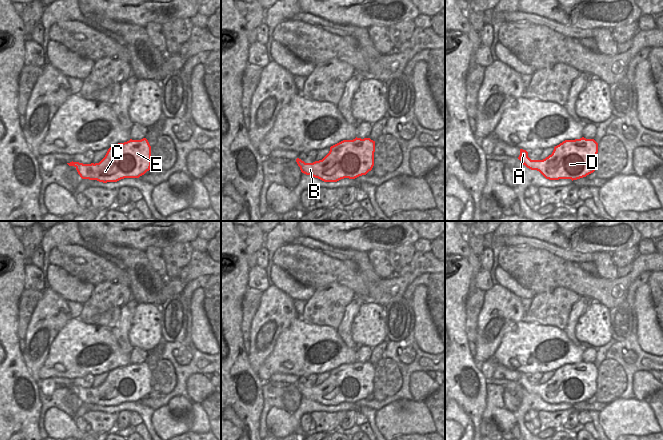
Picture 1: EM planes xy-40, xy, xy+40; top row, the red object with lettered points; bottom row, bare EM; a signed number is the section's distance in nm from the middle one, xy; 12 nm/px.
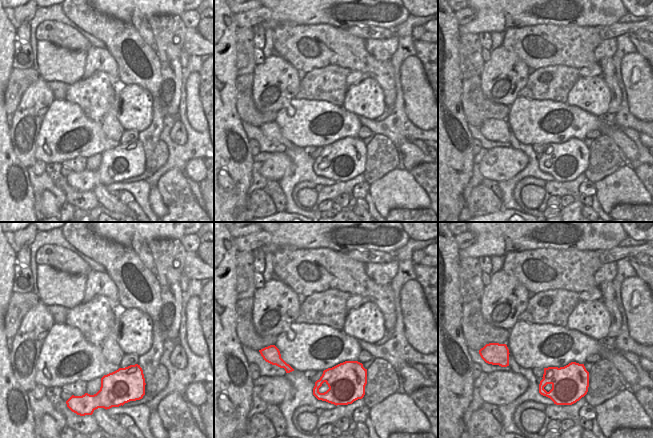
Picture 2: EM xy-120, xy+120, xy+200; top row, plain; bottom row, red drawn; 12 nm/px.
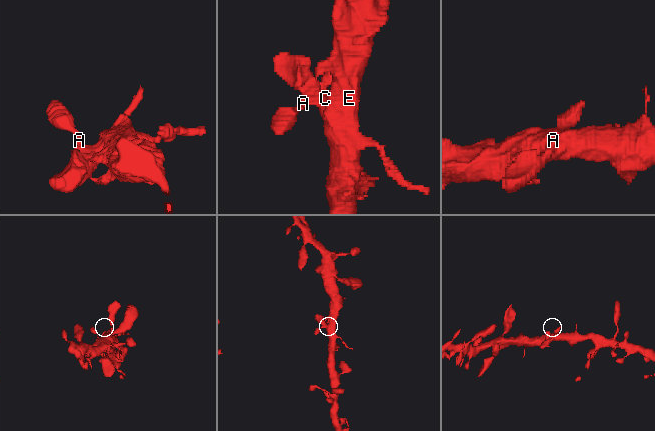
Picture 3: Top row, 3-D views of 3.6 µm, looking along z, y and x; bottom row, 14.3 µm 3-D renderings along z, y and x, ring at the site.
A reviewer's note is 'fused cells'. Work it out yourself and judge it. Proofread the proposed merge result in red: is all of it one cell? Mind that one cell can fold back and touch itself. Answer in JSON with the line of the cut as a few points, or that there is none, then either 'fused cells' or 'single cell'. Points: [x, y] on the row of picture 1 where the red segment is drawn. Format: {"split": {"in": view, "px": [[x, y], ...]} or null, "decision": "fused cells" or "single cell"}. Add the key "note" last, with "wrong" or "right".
{"split": null, "decision": "single cell", "note": "wrong"}

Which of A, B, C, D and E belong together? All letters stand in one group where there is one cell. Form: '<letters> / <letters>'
A B C D E

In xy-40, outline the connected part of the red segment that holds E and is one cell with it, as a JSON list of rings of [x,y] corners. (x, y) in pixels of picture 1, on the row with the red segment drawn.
[[[146,138],[130,139],[111,146],[99,163],[67,163],[74,166],[82,179],[117,182],[124,178],[139,178],[151,167],[151,146]]]

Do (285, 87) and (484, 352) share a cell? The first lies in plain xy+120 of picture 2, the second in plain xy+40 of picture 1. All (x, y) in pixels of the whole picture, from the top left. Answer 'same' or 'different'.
same

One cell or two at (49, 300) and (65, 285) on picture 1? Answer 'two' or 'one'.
two

